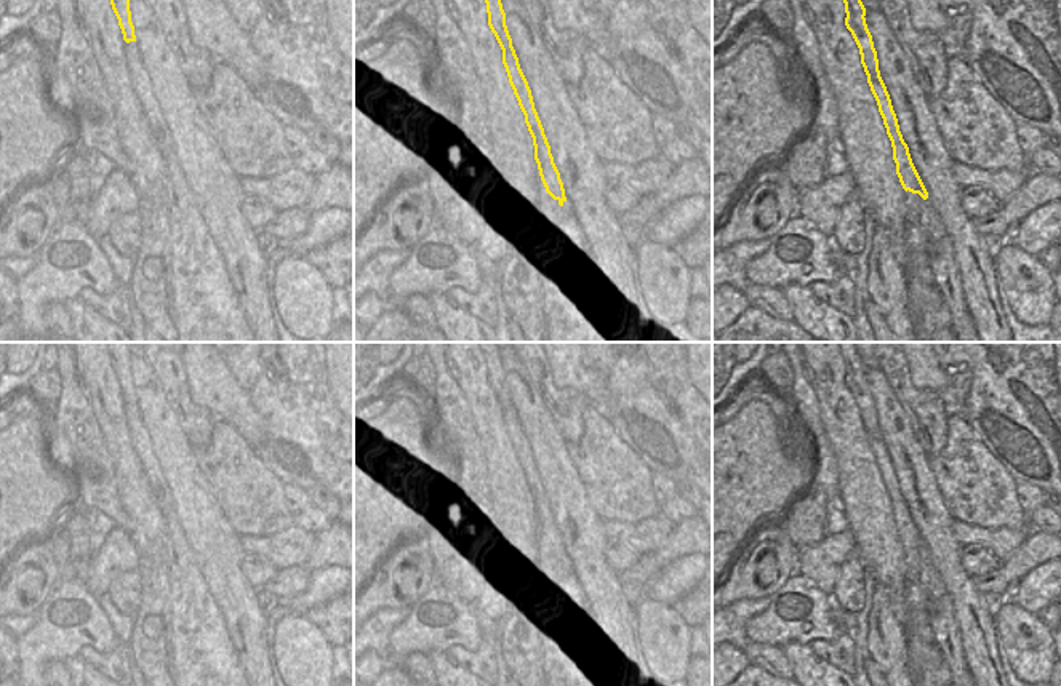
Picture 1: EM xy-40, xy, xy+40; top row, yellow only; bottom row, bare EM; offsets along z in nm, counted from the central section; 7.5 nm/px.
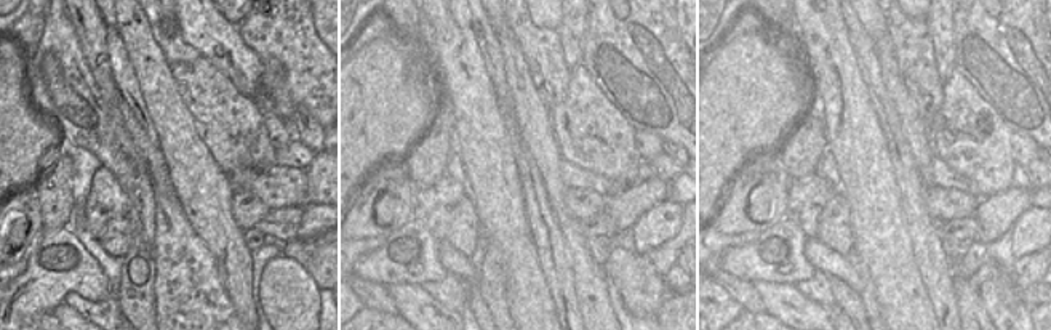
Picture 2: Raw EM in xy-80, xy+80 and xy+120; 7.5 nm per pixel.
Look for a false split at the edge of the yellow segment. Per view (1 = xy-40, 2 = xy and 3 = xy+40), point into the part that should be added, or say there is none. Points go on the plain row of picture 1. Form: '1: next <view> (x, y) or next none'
1: next none
2: next none
3: next xy+40 (925, 589)

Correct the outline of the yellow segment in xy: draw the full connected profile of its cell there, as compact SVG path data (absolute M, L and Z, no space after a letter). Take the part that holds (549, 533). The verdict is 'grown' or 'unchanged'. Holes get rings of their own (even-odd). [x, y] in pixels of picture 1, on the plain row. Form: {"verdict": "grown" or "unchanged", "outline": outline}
{"verdict": "unchanged", "outline": "M478 342L478 345L486 361L488 384L502 408L502 422L506 425L509 441L514 448L518 464L525 473L525 481L533 496L535 518L538 521L541 539L546 545L546 550L554 558L557 558L560 564L563 564L563 561L567 560L563 540L554 521L551 504L535 467L531 448L520 427L518 416L512 405L512 397L506 384L506 371L501 361L501 350L498 349L496 342Z"}

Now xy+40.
{"verdict": "grown", "outline": "M839 342L839 347L845 361L845 384L859 406L867 441L877 459L887 493L891 499L896 532L906 548L906 609L928 611L935 641L951 670L951 686L975 686L963 659L954 604L944 588L941 576L927 558L928 550L912 521L909 505L899 489L890 453L880 435L877 409L864 376L866 366L858 355L855 342Z"}

